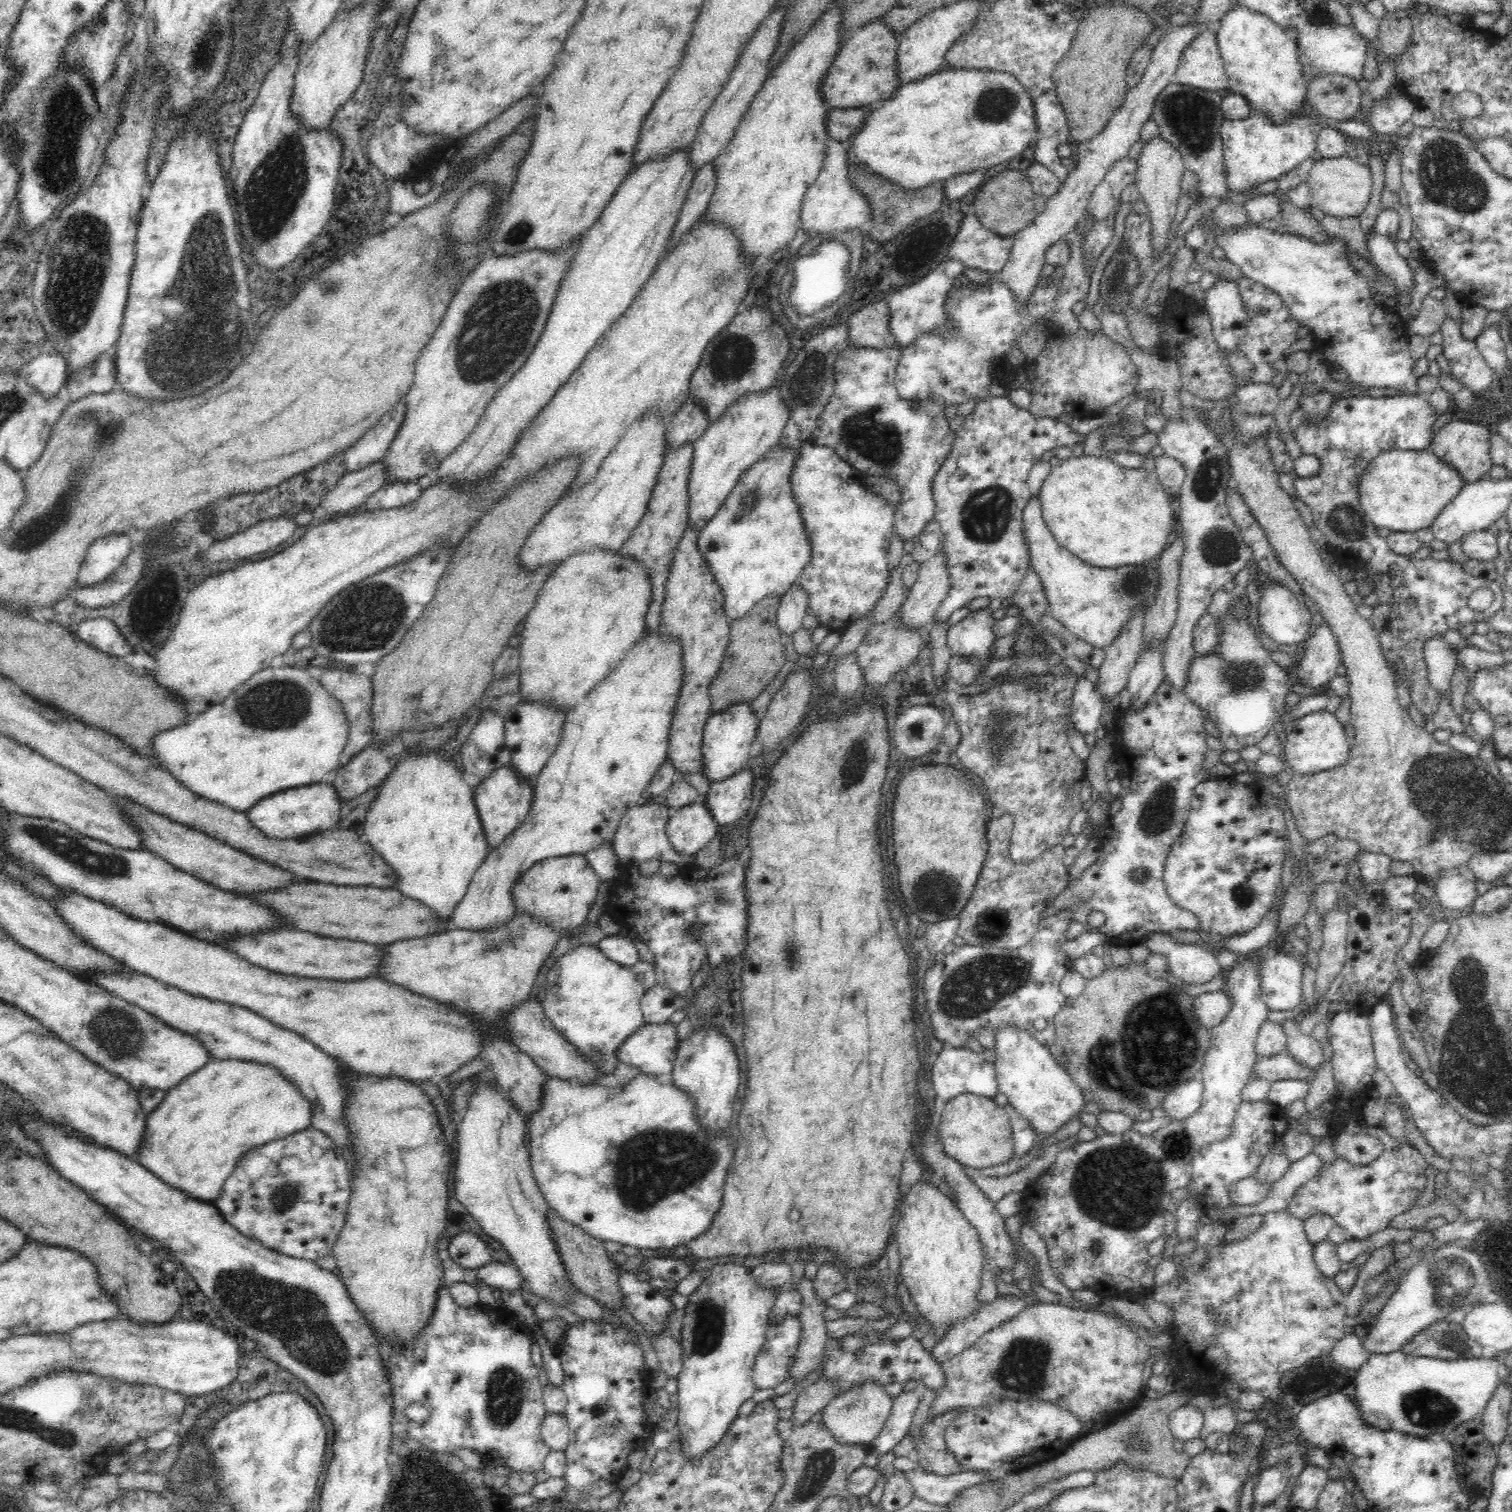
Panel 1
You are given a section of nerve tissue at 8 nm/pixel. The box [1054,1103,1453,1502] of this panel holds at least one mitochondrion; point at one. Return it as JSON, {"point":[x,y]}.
{"point":[1120,1185]}

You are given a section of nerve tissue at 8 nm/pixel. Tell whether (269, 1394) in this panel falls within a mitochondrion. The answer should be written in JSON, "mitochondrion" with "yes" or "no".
{"mitochondrion":"no"}

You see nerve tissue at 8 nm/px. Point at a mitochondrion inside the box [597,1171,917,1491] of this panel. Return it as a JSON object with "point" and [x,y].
{"point":[707,1321]}

